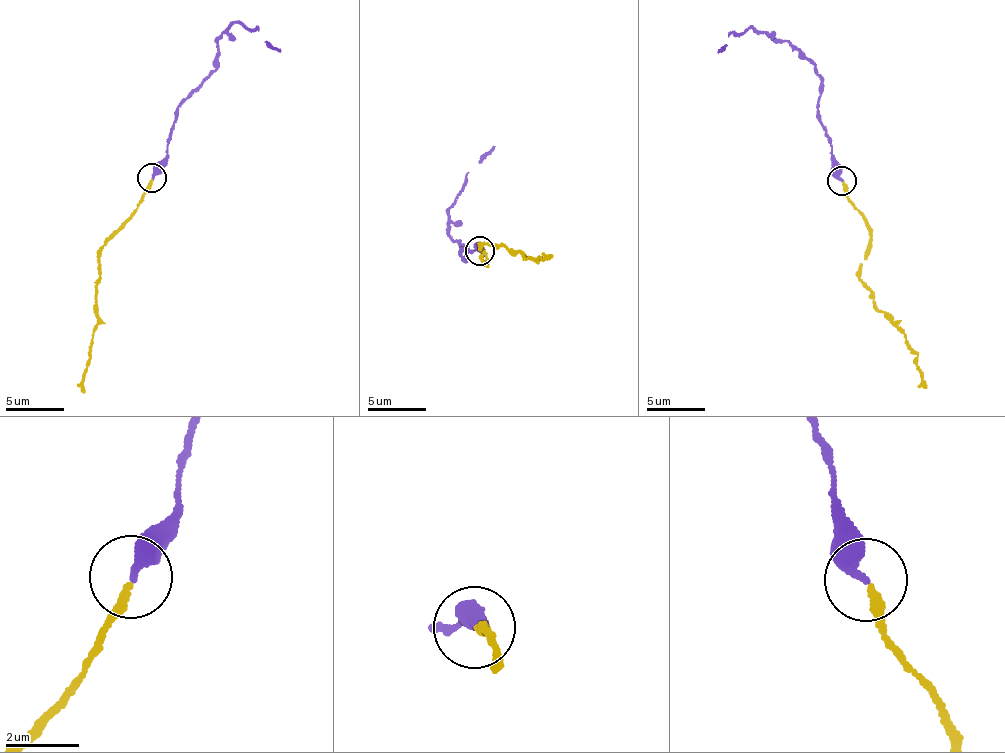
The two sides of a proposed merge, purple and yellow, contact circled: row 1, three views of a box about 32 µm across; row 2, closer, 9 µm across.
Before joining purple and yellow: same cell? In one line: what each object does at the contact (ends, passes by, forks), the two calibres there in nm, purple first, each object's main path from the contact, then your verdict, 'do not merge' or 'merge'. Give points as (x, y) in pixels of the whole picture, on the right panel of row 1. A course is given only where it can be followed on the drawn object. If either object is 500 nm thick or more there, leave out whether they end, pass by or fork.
purple ends there; yellow ends there; 360 nm thick on the purple side, 240 nm on the other; purple runs (841, 179), (818, 106), (821, 87), (812, 62), (797, 48), (750, 27), (729, 35), (717, 53); yellow runs (844, 182), (849, 199), (864, 216), (869, 234), (860, 268), (874, 305), (905, 335), (926, 389); merge

